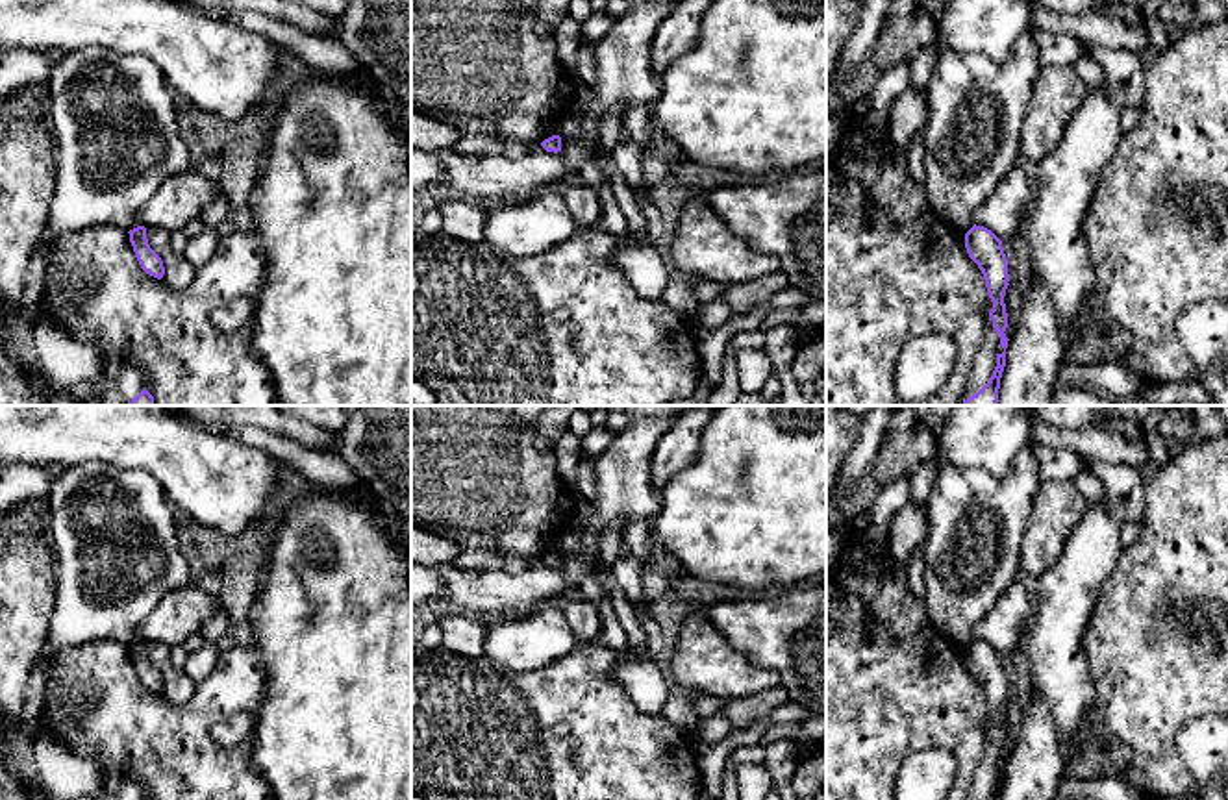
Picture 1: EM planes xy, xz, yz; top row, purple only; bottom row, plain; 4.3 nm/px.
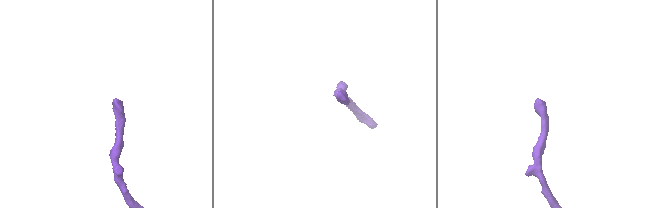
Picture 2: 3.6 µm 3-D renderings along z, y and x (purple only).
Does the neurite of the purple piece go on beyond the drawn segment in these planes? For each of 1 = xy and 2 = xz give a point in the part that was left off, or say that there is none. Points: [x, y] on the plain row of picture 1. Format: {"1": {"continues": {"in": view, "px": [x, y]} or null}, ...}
{"1": {"continues": null}, "2": {"continues": null}}

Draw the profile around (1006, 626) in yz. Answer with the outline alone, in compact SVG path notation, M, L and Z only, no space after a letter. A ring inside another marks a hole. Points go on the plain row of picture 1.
M1015 580L993 609L974 626L974 639L991 644L1000 656L1022 648L1030 631L1032 606L1026 587Z

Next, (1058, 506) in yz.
M1072 478L1043 481L1022 539L1021 569L1037 578L1050 569L1085 511L1087 500Z

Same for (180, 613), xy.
M198 585L170 591L141 622L139 637L169 648L180 646L220 607L219 596L204 593Z

